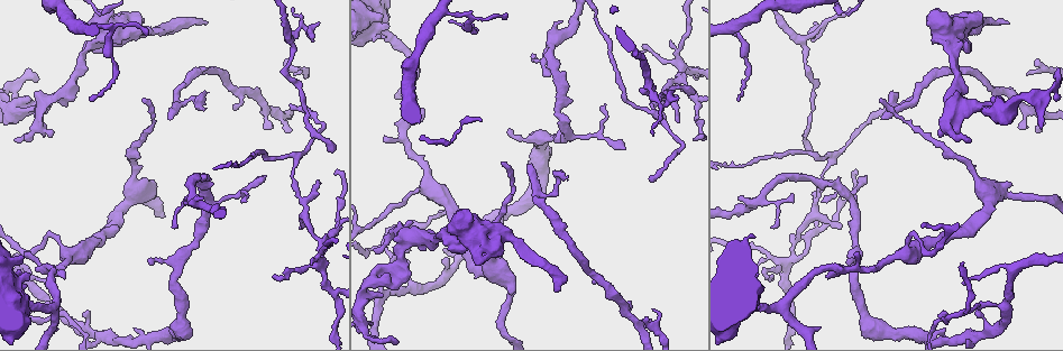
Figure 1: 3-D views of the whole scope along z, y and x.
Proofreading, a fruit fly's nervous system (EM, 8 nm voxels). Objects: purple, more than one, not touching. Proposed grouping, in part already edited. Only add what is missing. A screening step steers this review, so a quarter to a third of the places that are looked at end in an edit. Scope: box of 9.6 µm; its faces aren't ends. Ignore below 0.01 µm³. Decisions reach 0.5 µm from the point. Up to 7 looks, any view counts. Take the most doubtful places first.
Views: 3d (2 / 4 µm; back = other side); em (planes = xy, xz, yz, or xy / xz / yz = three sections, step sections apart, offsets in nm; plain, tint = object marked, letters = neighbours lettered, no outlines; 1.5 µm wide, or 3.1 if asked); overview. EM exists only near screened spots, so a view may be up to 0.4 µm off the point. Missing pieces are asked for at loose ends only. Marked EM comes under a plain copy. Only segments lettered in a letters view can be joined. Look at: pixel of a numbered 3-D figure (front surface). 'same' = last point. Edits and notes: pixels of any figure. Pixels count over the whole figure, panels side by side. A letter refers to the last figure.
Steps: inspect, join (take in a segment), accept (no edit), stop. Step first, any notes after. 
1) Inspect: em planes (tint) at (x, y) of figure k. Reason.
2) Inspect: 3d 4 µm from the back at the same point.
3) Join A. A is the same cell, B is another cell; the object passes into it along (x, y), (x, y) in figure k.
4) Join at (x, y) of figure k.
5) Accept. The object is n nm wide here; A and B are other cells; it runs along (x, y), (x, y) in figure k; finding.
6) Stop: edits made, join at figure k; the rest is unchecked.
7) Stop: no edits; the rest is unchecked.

Inspect: 3d 2 µm at (1006, 22) of figure 1.

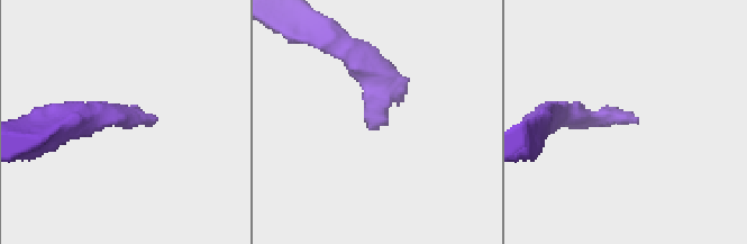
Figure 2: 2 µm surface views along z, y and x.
Inspect: em xz step 8 (tint) at (372, 127) of figure 2.

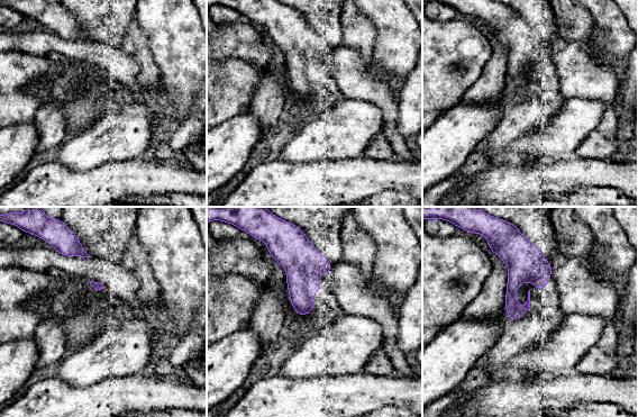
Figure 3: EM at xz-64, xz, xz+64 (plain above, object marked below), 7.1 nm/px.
Inspect: em planes (letters) at the same point. Cut it another way.

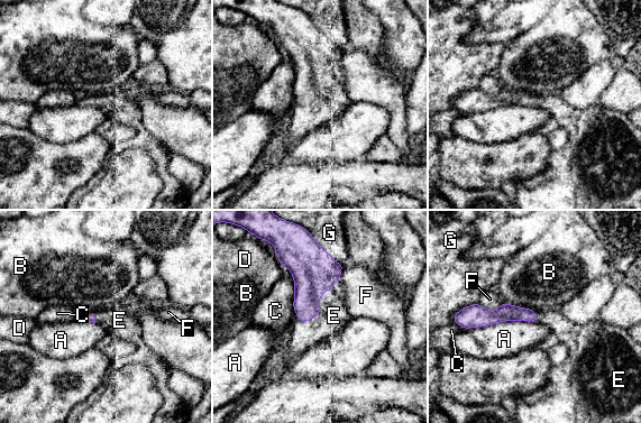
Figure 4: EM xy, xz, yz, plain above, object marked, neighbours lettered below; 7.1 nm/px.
Join E. E is the same cell, A, B, C, D, F and G are other cells; the cell continues.

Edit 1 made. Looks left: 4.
Inspect: em planes (letters) at (318, 180) of figure 1.

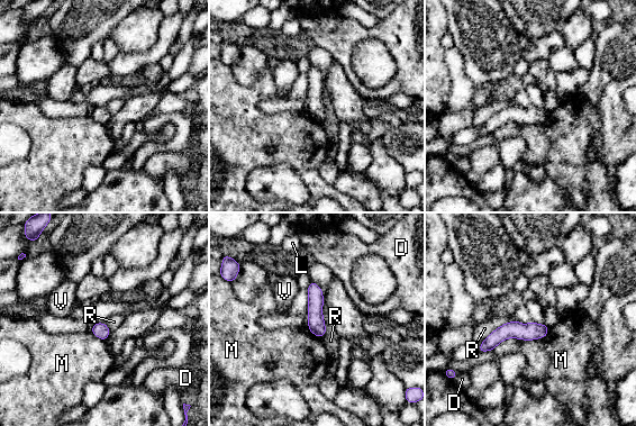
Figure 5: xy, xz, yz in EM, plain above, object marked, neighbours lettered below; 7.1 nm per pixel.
Accept. The longest contact is with M, 440 nm; D, L, M, R and V are other cells; it runs along (545, 329), (506, 331), (482, 349) in figure 5; no lettered segment goes on from it.

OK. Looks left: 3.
Inspect: 3d 2 µm at (671, 95) of figure 1.

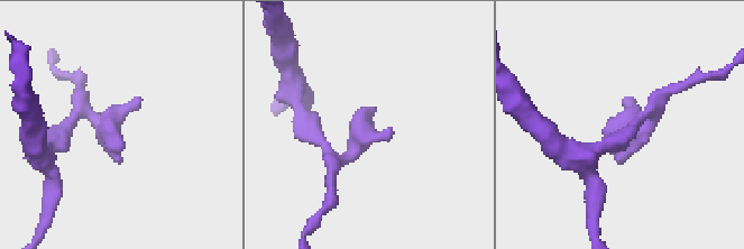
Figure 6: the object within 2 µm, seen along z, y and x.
Inspect: em xy step 4 (tint) at (371, 123) of figure 6. Shape alone is not enough.

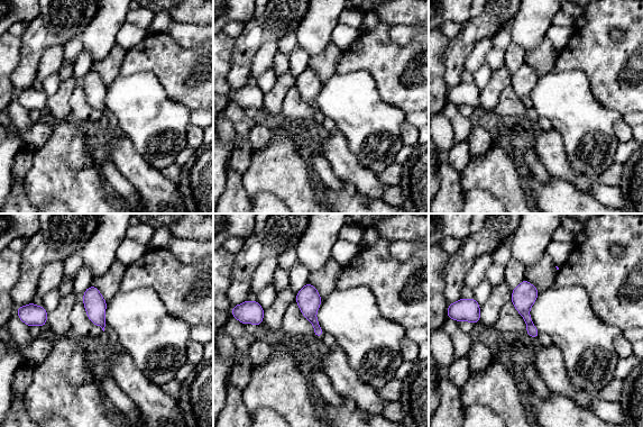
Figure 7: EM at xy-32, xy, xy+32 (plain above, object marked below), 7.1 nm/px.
Inspect: em planes (letters) at the same point.

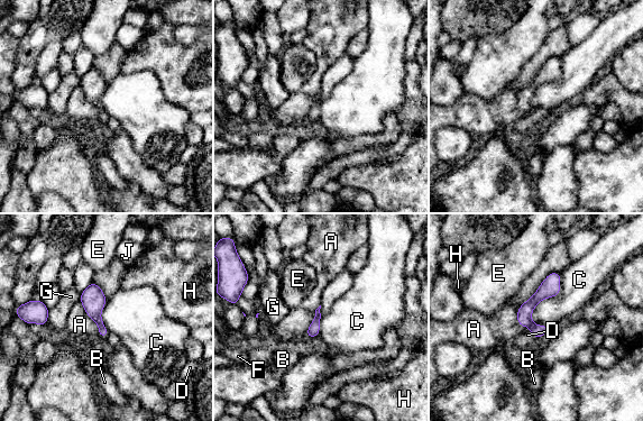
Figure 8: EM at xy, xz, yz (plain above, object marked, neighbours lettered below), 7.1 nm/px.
Join D. The object is 140 nm wide here; D is the same cell, A, B, C, E, F, G, H and J are other cells; the object passes into it along (524, 313), (533, 335), (524, 340) in figure 8; the cell continues.

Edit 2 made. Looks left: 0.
Stop: edits made, join at figure 4, join at figure 8; the rest is unchecked.

